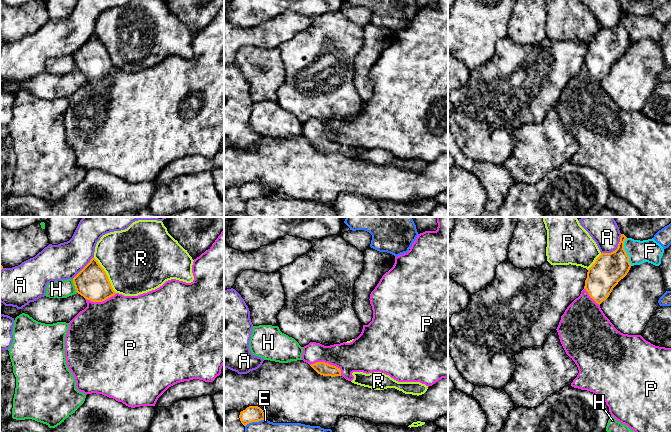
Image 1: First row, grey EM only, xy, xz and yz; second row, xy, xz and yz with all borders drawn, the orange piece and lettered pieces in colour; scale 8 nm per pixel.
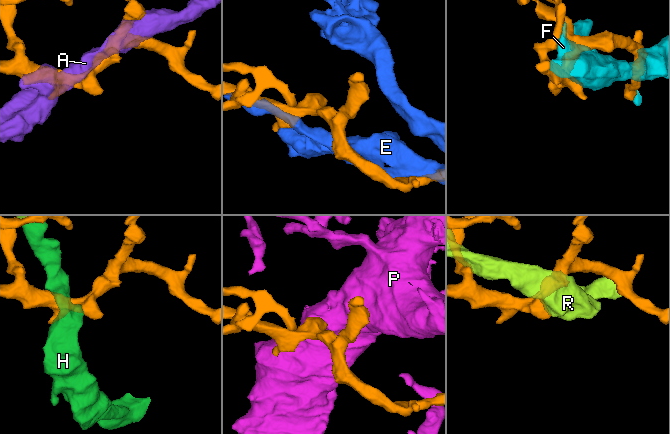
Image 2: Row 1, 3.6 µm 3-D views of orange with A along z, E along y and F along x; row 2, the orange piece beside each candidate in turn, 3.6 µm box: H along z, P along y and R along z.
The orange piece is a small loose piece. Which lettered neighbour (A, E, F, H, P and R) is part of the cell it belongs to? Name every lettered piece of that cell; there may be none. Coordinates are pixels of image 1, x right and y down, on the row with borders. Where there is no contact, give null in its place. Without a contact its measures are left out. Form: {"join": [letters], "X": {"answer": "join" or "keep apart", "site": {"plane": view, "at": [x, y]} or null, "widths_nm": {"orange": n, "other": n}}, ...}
{"join": ["P"], "A": {"answer": "keep apart", "site": {"plane": "yz", "at": [616, 249]}, "widths_nm": {"orange": 260, "other": 240}}, "E": {"answer": "keep apart", "site": {"plane": "xz", "at": [255, 421]}, "widths_nm": {"orange": 130, "other": 100}}, "F": {"answer": "keep apart", "site": {"plane": "yz", "at": [625, 252]}, "widths_nm": {"orange": 260, "other": 180}}, "H": {"answer": "keep apart", "site": {"plane": "xy", "at": [74, 285]}, "widths_nm": {"orange": 260, "other": 140}}, "P": {"answer": "join", "site": {"plane": "xz", "at": [327, 363]}, "widths_nm": {"orange": 110, "other": 260}}, "R": {"answer": "keep apart", "site": {"plane": "xy", "at": [106, 275]}, "widths_nm": {"orange": 260, "other": 480}}}

